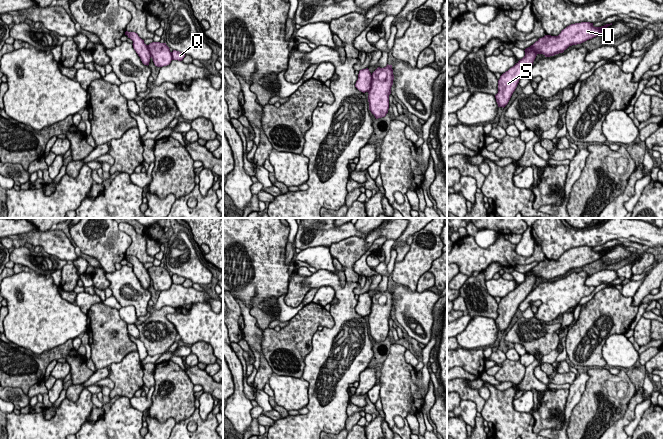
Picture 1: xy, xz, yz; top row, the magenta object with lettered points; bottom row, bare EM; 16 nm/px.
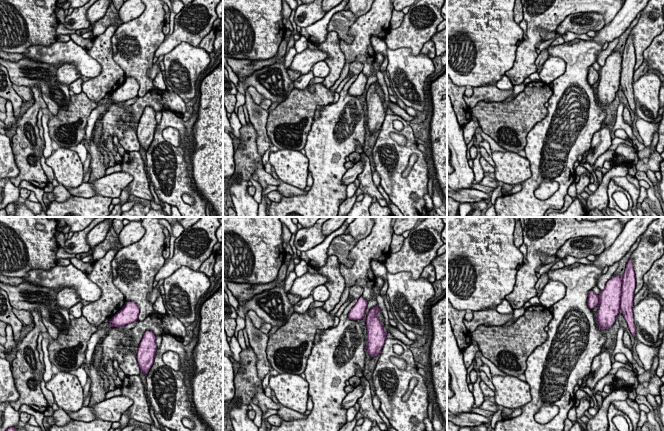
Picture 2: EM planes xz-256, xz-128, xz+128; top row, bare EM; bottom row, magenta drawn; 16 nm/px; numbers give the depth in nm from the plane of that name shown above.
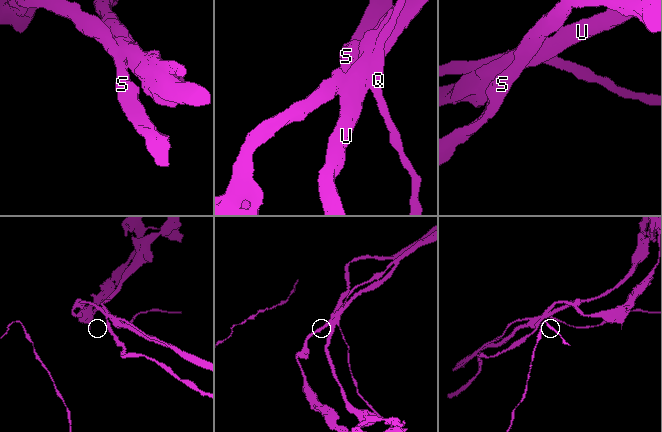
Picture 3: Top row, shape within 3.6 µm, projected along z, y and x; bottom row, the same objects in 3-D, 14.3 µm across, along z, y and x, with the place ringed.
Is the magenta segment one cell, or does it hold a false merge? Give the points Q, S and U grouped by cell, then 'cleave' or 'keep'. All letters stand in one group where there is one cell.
Q U / S; cleave

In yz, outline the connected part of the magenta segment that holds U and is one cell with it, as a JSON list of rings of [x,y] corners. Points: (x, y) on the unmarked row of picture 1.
[[[581,246],[567,250],[558,260],[545,259],[524,275],[534,274],[545,281],[563,277],[569,270],[581,268],[589,263],[601,259],[603,254],[611,248],[594,251],[593,247]]]

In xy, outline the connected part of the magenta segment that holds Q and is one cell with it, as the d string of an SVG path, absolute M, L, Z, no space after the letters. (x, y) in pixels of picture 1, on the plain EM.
M152 266L147 269L153 286L157 291L167 290L172 284L182 285L185 278L176 274L172 276L166 267Z

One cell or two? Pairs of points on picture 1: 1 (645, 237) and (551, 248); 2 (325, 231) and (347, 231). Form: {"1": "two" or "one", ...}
{"1": "one", "2": "one"}

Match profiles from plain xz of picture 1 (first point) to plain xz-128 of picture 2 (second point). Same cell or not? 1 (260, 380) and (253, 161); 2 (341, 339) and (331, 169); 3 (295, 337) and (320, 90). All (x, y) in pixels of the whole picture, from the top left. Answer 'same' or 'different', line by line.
1: different
2: same
3: same

